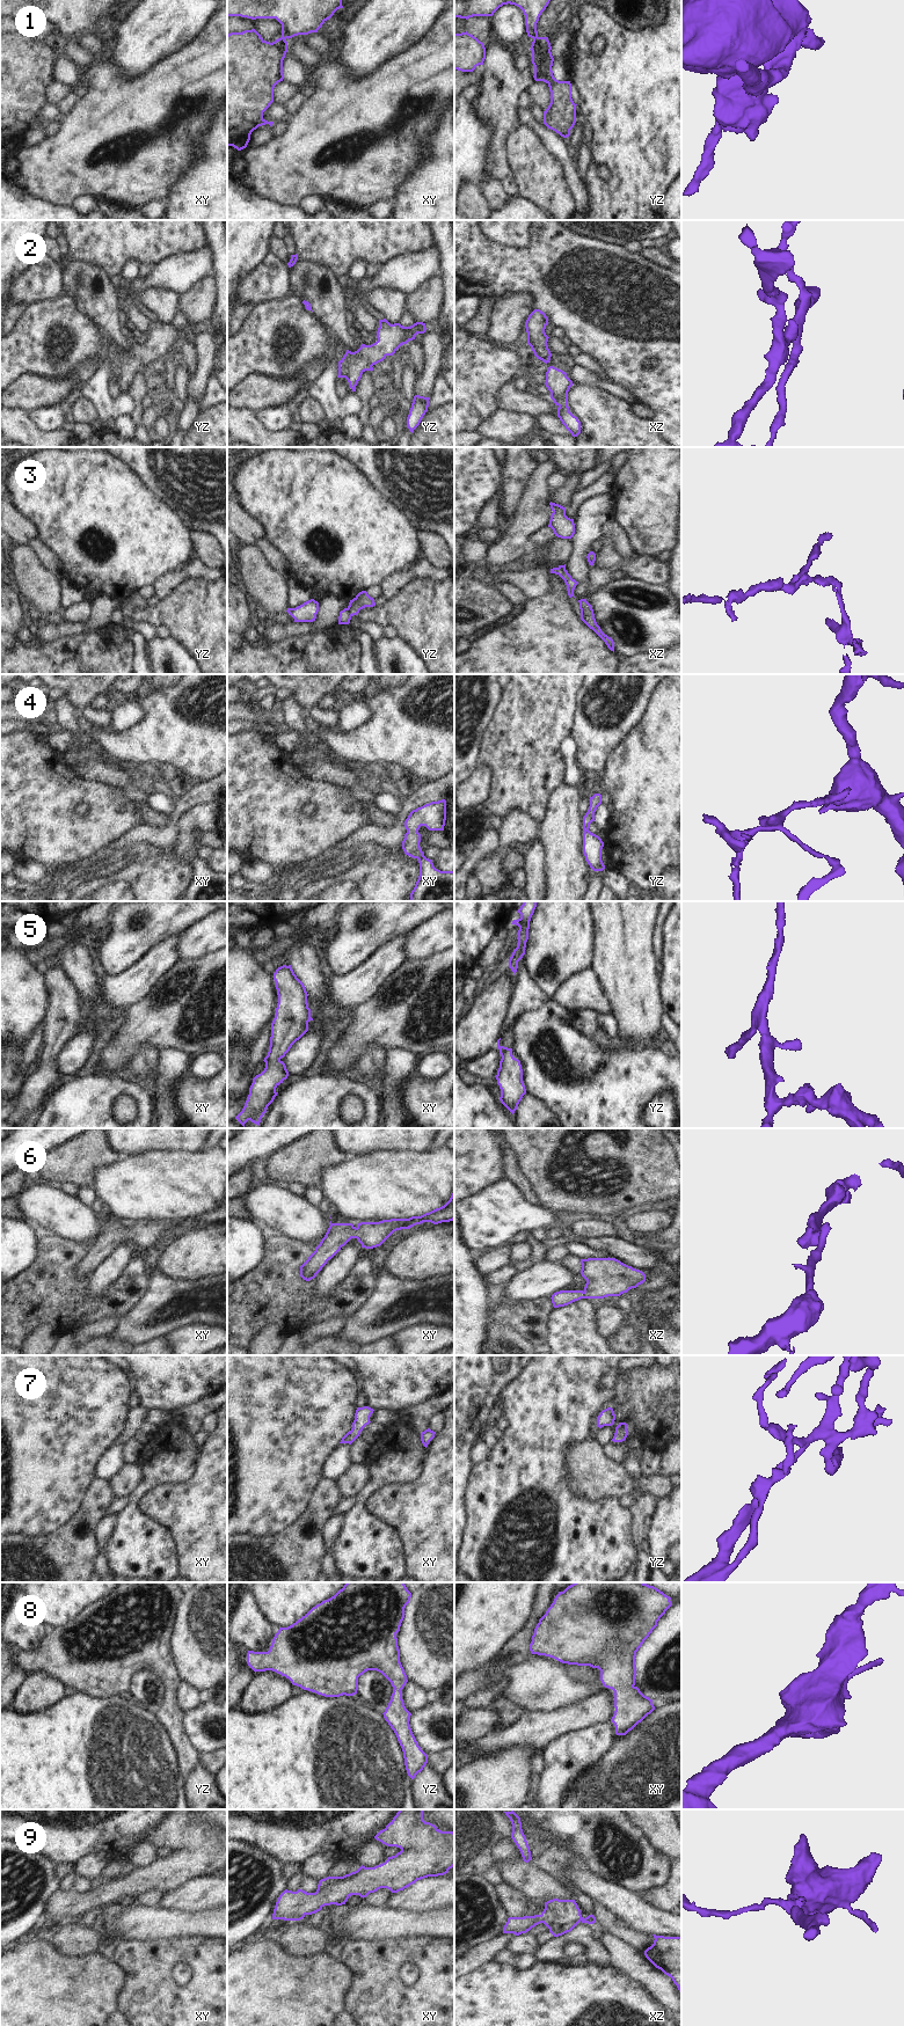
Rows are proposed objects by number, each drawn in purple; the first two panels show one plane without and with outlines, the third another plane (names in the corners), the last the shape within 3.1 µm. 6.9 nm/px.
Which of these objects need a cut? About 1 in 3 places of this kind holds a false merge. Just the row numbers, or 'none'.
1

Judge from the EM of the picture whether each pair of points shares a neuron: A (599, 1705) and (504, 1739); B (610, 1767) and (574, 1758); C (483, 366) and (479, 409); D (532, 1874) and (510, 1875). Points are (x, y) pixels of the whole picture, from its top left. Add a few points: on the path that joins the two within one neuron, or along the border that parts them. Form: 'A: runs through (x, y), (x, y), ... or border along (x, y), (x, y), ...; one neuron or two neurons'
A: runs through (576, 1717), (527, 1732); one neuron
B: border along (613, 1743), (575, 1782); two neurons
C: runs through (479, 377), (479, 399); one neuron
D: runs through (526, 1874), (516, 1874); one neuron

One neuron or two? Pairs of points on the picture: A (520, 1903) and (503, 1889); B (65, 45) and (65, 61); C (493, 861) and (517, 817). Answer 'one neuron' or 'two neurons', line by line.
A: one neuron
B: two neurons
C: one neuron

